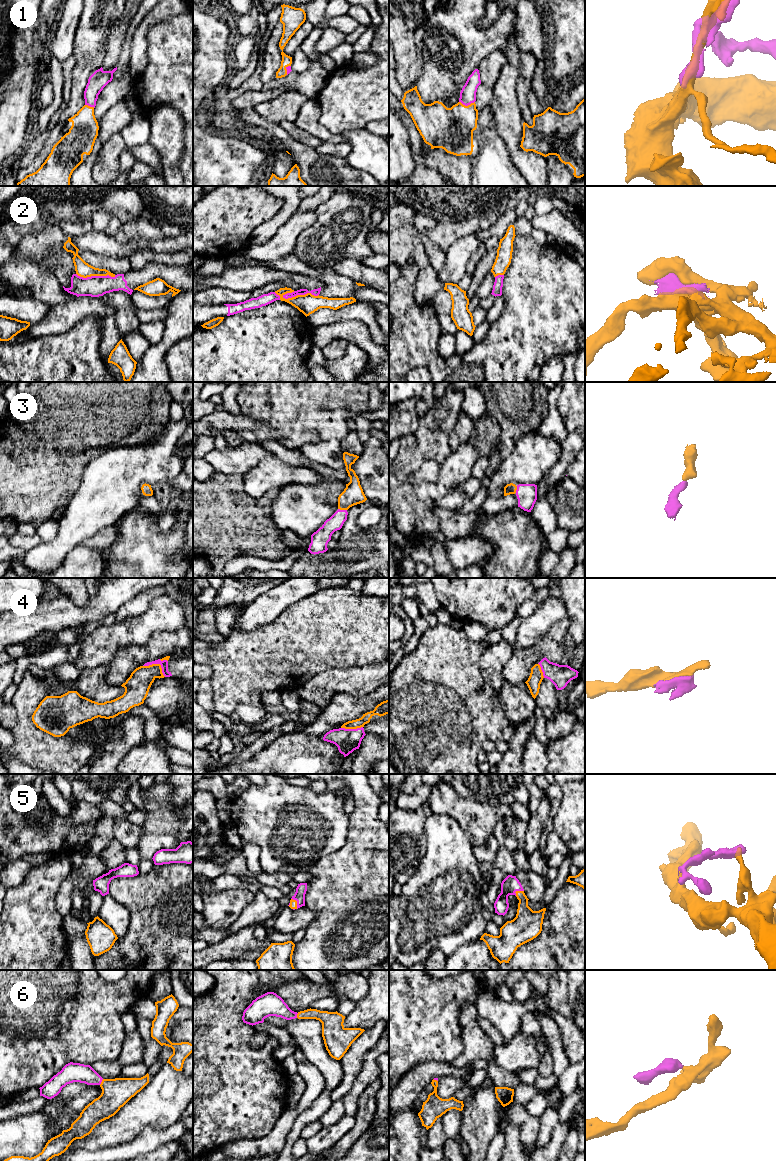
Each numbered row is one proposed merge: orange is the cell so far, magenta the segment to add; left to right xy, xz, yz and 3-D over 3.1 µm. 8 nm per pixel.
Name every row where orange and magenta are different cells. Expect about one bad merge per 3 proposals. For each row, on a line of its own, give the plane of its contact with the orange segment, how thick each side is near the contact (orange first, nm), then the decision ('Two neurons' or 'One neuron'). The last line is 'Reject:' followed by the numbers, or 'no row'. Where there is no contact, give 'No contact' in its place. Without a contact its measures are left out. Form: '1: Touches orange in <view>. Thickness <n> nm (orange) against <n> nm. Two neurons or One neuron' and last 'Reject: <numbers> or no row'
1: Touches orange in yz. Thickness 340 nm (orange) against 130 nm. One neuron
2: Touches orange in xz. Thickness 160 nm (orange) against 60 nm. Two neurons
3: Touches orange in xz. Thickness 170 nm (orange) against 120 nm. One neuron
4: Touches orange in xy. Thickness 200 nm (orange) against 60 nm. Two neurons
5: Touches orange in xz. Thickness 60 nm (orange) against 90 nm. One neuron
6: Touches orange in xy. Thickness 220 nm (orange) against 160 nm. One neuron
Reject: 2, 4

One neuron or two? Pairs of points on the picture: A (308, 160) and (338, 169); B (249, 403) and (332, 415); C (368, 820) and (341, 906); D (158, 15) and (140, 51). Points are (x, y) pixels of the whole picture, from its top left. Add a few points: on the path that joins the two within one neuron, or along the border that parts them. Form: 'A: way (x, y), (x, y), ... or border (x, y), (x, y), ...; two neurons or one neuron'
A: way (315, 167), (317, 169), (331, 169); one neuron
B: way (270, 410), (311, 410); one neuron
C: way (366, 841), (363, 848), (363, 874), (352, 885); one neuron
D: way (148, 22), (141, 31), (140, 41); one neuron

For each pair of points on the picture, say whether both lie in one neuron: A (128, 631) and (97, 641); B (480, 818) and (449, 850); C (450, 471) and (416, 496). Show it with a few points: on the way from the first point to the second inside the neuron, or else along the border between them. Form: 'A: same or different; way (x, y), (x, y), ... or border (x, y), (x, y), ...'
A: same; way (120, 634), (105, 640)
B: different; border (449, 816), (458, 824), (473, 845)
C: different; border (442, 484), (447, 489)

